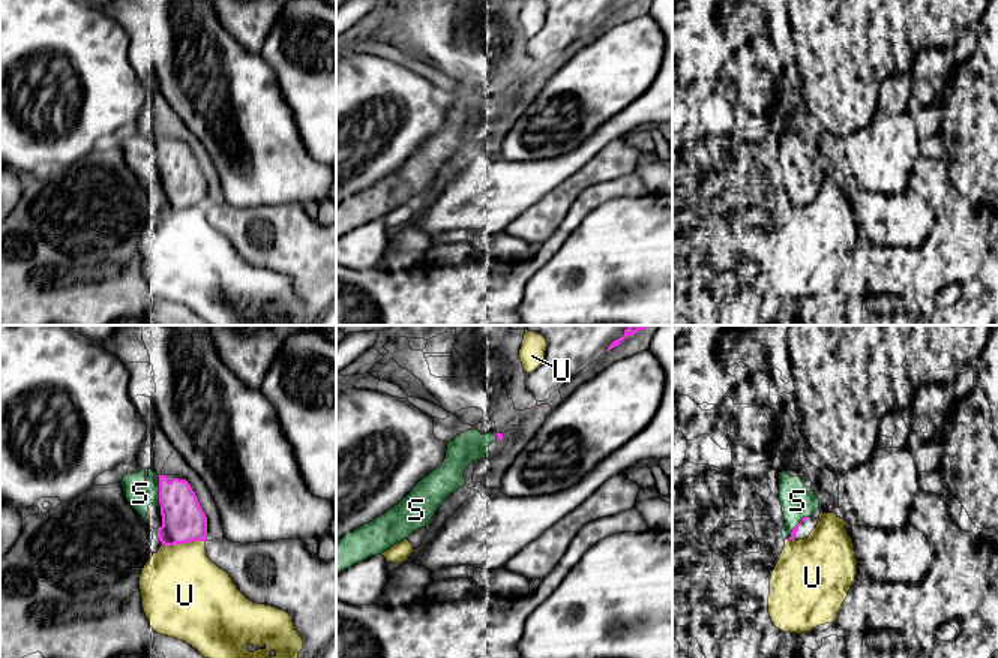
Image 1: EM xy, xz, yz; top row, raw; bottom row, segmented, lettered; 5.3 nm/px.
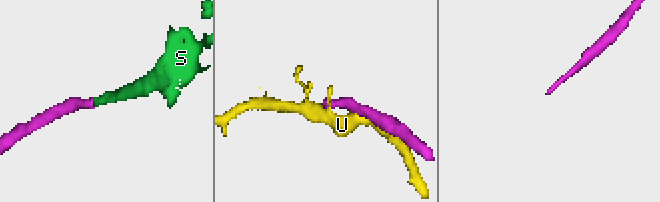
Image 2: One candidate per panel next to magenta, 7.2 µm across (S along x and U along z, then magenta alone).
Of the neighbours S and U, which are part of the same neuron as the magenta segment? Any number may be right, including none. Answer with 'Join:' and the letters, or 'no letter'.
Join: S

